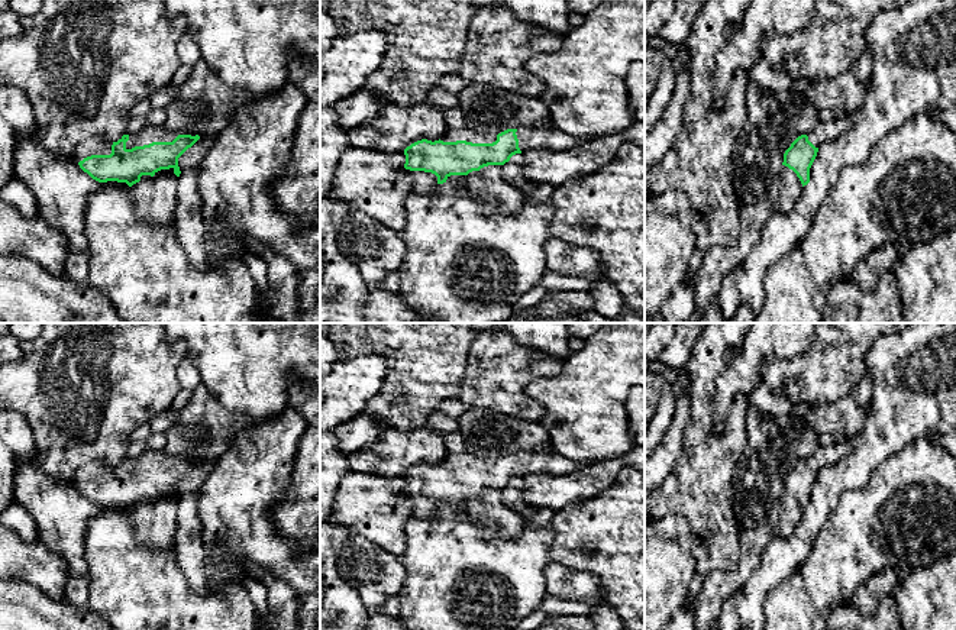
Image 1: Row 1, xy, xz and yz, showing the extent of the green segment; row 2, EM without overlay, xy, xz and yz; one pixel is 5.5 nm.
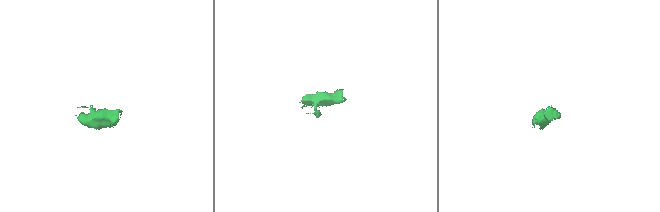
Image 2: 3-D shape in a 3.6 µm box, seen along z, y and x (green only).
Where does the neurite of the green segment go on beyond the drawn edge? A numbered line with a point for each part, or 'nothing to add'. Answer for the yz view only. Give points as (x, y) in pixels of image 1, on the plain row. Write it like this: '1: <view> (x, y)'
1: yz (823, 456)
2: yz (790, 513)

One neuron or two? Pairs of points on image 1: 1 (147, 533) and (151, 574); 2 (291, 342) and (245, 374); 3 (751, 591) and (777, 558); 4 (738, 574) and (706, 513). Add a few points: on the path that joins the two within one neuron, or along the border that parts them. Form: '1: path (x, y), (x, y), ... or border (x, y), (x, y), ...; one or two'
1: border (136, 535), (147, 546), (173, 551); two
2: path (280, 342), (257, 362); one
3: path (759, 582), (775, 566); one
4: border (739, 535), (739, 564), (704, 577); two

